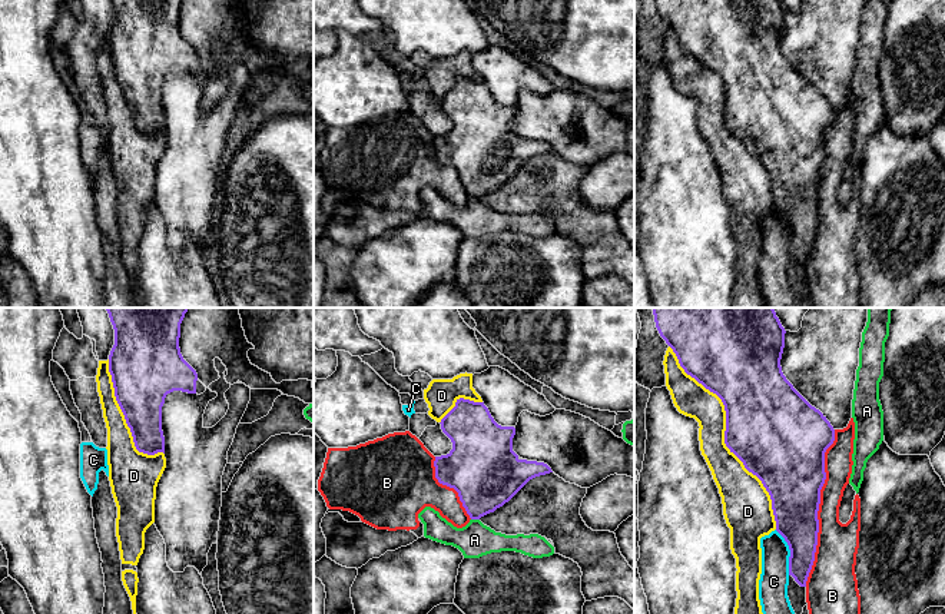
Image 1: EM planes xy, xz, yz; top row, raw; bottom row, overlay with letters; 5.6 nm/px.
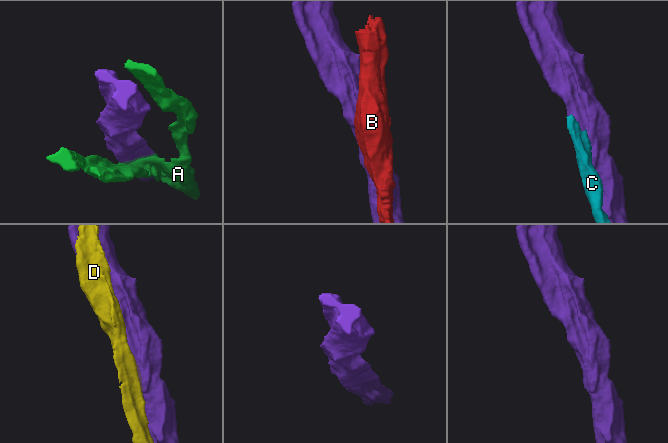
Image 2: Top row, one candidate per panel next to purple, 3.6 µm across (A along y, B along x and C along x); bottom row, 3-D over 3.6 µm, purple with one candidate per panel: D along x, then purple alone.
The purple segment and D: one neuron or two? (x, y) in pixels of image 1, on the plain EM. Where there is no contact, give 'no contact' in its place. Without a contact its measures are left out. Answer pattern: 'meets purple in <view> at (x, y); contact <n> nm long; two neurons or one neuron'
meets purple in yz at (725, 113); contact 1200 nm long; one neuron

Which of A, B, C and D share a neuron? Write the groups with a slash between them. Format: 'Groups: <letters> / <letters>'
Groups: A / B C / D

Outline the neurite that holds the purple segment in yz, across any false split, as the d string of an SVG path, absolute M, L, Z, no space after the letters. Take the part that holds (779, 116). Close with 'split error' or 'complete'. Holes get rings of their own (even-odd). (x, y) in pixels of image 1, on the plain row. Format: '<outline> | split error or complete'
M654 0L669 24L664 34L666 66L677 90L699 102L700 130L719 167L736 238L735 308L766 308L759 279L760 218L777 210L789 225L789 255L806 266L818 225L820 169L826 159L825 132L835 120L826 96L786 59L780 39L785 7L780 0Z | split error

